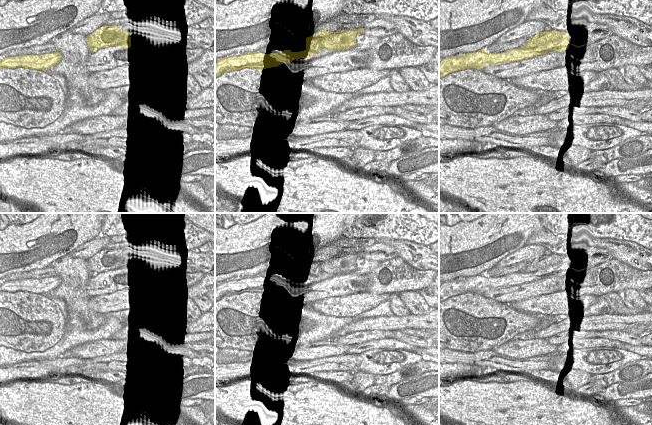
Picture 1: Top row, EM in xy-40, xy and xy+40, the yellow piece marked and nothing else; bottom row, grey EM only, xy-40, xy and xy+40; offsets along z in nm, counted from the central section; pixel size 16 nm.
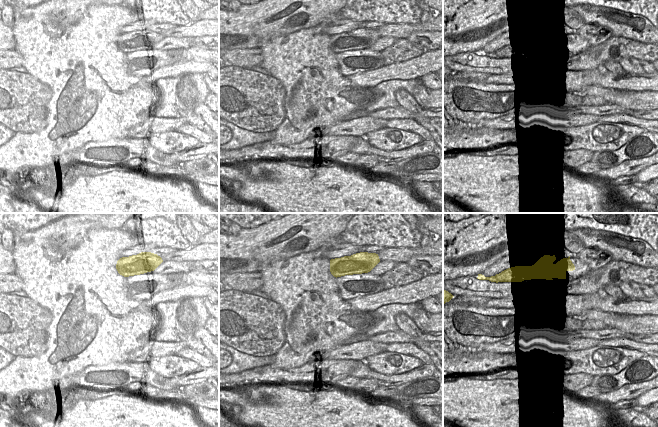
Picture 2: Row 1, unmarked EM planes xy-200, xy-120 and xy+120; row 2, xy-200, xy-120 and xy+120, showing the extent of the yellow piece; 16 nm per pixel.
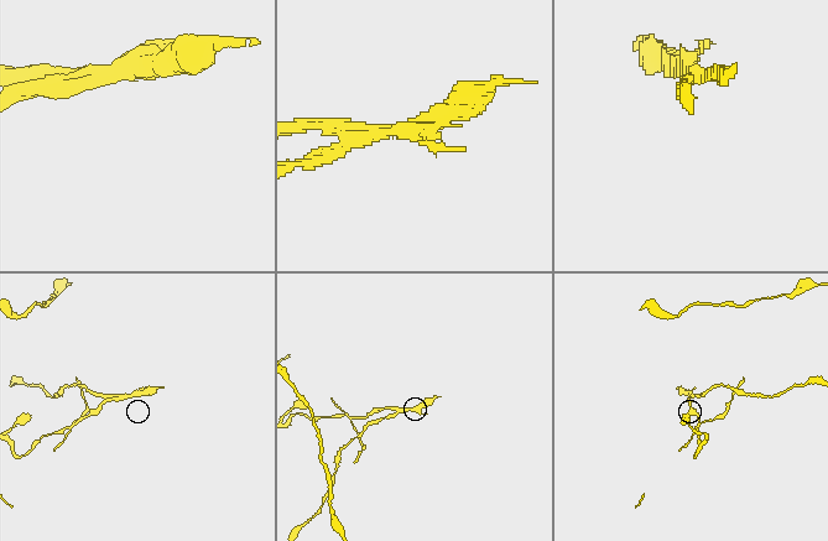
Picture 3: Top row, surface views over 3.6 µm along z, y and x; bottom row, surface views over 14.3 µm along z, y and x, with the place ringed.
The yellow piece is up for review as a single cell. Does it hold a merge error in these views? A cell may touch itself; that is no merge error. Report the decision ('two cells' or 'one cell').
two cells

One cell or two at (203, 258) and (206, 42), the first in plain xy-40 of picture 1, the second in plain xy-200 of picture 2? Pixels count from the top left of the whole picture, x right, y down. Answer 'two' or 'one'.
one

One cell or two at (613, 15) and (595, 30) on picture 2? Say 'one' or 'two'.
two

